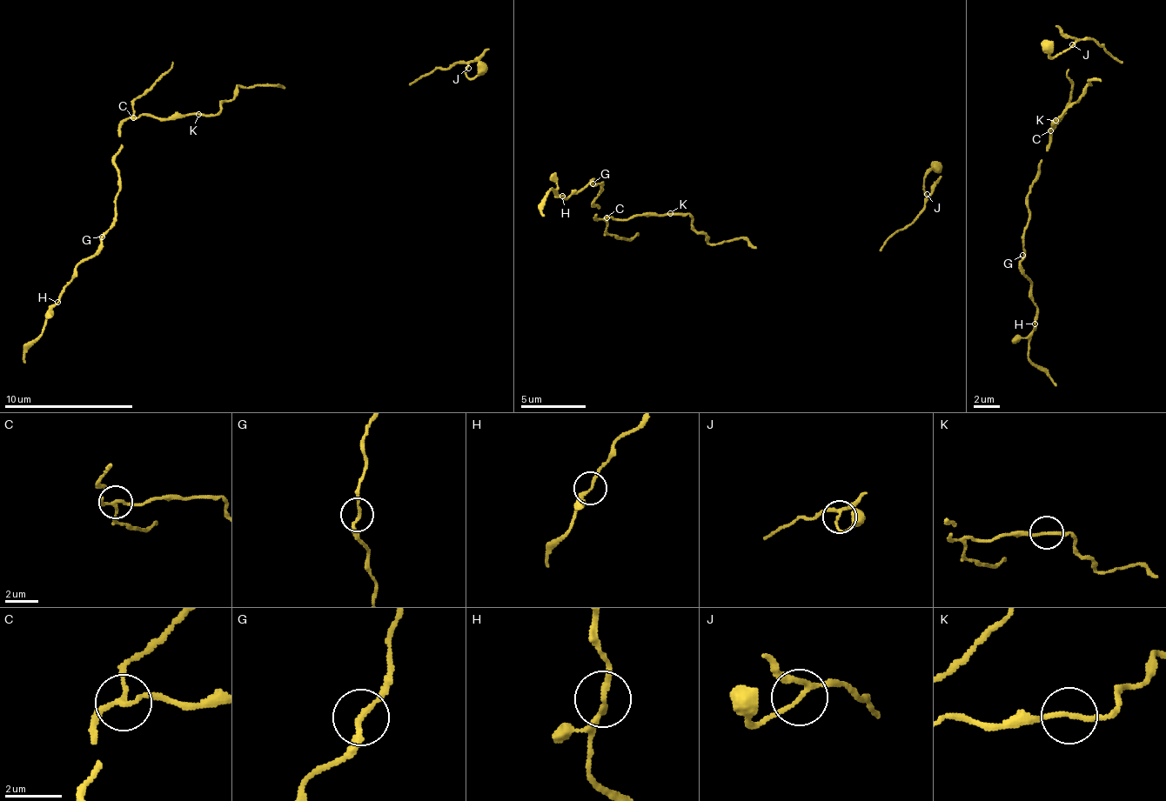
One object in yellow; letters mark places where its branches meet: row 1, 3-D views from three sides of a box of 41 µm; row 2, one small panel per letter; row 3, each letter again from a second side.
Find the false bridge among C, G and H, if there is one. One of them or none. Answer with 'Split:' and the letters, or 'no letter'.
Split: C

